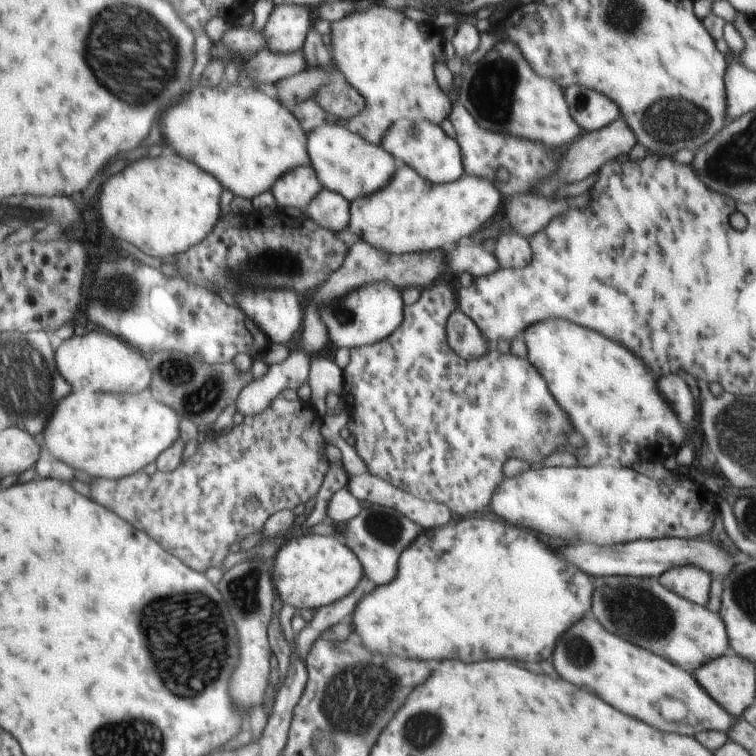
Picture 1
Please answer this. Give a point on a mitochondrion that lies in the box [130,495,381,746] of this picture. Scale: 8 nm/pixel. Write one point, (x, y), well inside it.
(191, 644)

